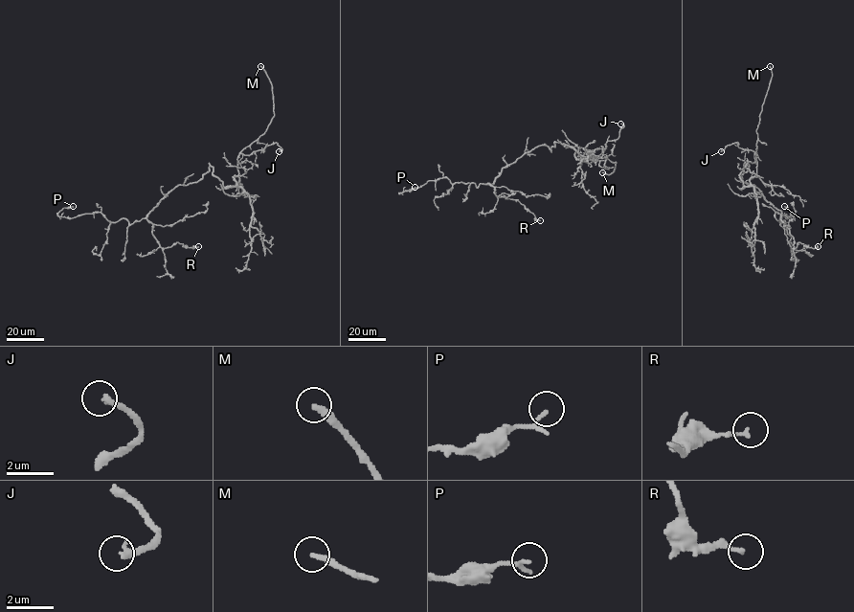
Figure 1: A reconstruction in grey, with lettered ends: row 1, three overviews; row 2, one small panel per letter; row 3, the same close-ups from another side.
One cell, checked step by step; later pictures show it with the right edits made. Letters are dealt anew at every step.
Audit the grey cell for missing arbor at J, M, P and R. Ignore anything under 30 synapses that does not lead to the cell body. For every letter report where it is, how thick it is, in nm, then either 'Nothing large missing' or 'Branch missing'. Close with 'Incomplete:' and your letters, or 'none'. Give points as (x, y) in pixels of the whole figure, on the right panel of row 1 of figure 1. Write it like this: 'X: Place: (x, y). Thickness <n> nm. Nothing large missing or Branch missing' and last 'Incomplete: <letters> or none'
J: Place: (721, 151). Thickness 260 nm. Nothing large missing
M: Place: (770, 66). Thickness 280 nm. Branch missing
P: Place: (784, 206). Thickness 110 nm. Nothing large missing
R: Place: (818, 246). Thickness 160 nm. Nothing large missing
Incomplete: M

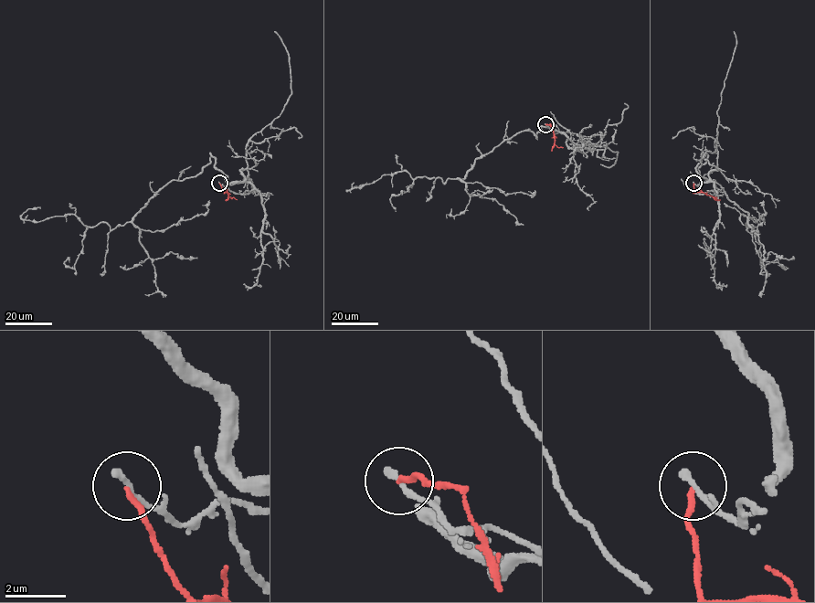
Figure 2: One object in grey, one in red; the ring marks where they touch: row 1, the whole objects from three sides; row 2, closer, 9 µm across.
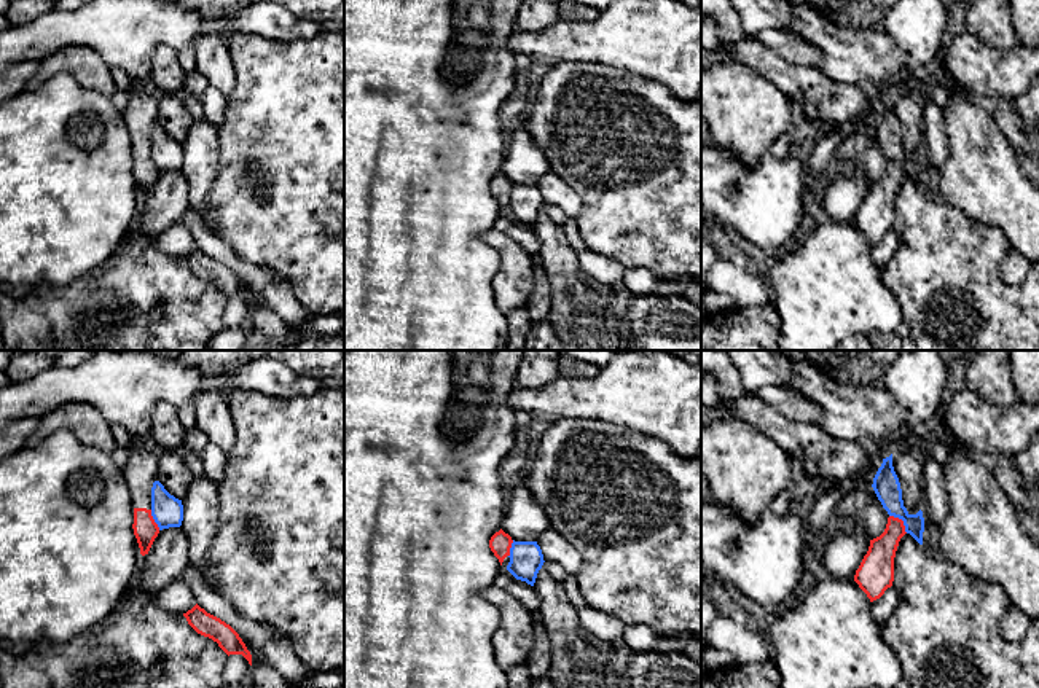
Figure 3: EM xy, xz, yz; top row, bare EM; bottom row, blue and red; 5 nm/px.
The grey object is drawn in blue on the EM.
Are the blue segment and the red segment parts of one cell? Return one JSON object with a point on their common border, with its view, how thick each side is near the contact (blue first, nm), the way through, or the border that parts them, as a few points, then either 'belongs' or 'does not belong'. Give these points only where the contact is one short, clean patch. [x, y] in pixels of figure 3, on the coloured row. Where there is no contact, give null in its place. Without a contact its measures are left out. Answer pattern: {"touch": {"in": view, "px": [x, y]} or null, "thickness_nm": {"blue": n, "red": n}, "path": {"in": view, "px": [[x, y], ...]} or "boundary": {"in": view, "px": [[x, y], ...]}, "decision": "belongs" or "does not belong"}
{"touch": {"in": "yz", "px": [902, 519]}, "thickness_nm": {"blue": 140, "red": 160}, "boundary": {"in": "yz", "px": [[890, 515], [901, 519], [907, 532]]}, "decision": "does not belong"}

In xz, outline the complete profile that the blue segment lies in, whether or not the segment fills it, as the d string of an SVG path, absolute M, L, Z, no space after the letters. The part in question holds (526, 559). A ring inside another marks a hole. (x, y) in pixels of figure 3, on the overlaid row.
M515 541L510 548L507 570L521 581L534 586L539 570L543 565L543 554L537 541Z

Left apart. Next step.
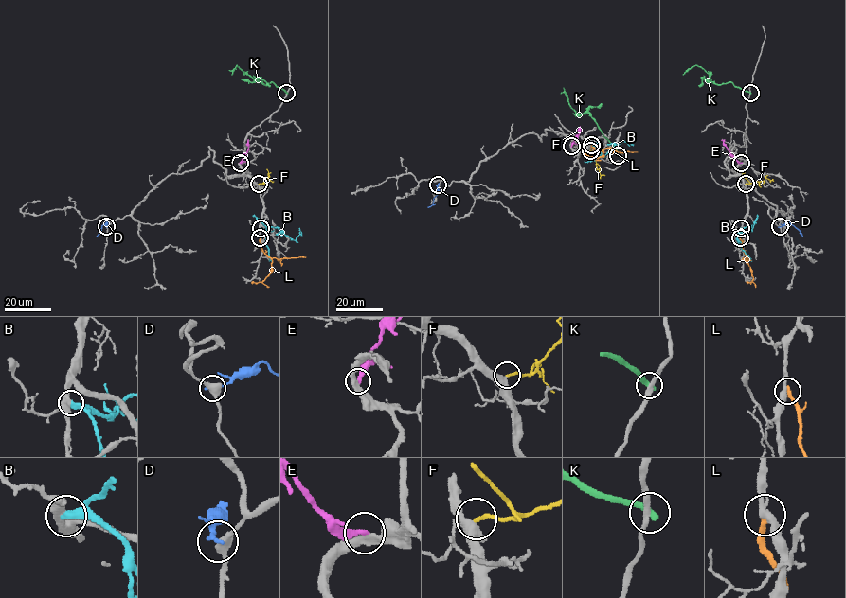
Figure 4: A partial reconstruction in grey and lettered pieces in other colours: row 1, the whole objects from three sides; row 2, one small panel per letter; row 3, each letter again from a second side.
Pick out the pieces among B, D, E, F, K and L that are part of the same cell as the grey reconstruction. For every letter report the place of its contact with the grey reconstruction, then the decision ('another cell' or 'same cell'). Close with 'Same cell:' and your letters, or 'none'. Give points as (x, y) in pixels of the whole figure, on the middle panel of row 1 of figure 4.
B: meets grey at (592, 146); another cell
D: meets grey at (438, 184); another cell
E: meets grey at (571, 146); another cell
F: meets grey at (590, 150); same cell
K: meets grey at (618, 155); another cell
L: meets grey at (591, 145); another cell
Same cell: F

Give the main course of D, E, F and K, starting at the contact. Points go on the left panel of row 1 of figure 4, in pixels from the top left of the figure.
D: (106, 226), (105, 222), (97, 237)
E: (239, 163), (247, 150), (248, 140)
F: (259, 184), (267, 178), (273, 182)
K: (286, 93), (272, 82), (265, 84), (255, 80), (238, 66), (231, 75)

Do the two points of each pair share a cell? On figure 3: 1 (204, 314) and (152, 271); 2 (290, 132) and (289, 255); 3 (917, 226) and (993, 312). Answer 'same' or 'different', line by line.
1: same
2: same
3: same

